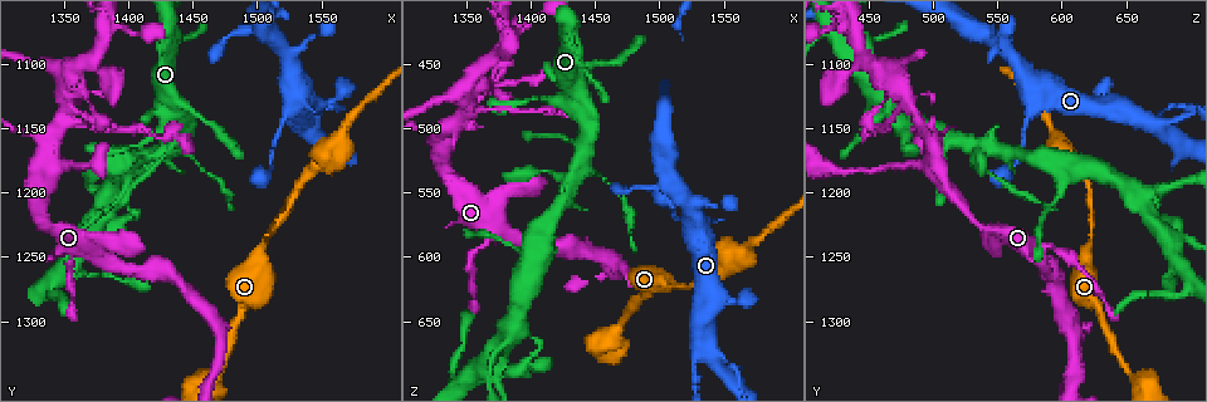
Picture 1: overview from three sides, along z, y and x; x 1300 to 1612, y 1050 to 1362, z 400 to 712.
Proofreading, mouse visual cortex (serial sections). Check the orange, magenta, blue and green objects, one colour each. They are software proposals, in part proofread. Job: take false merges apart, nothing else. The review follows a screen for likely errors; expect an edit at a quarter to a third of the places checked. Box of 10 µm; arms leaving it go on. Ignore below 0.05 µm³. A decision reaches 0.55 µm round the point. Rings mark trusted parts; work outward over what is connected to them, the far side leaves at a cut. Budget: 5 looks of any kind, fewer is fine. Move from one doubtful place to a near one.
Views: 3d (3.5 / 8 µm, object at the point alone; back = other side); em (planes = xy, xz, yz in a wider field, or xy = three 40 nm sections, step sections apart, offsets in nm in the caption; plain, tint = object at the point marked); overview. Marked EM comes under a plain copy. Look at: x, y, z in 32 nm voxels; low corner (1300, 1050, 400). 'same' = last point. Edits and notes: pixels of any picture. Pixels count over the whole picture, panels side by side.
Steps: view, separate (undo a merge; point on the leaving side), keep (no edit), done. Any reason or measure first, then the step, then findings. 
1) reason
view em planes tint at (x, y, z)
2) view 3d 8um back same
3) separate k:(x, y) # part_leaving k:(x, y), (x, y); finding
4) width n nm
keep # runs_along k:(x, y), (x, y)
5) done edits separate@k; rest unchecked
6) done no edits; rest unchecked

abrupt turn
view 3d 3.5um at (1558, 1174, 606)

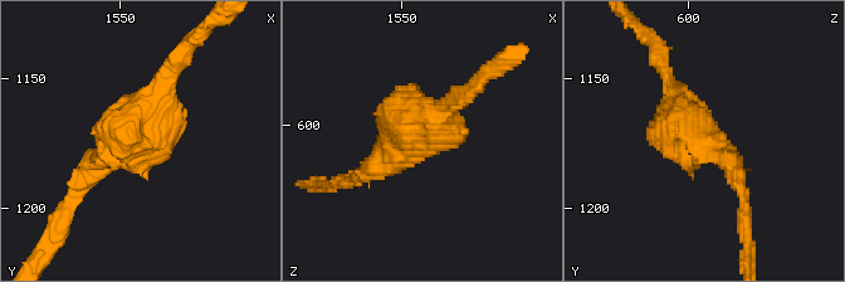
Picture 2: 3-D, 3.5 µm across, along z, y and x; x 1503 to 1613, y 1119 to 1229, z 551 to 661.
need the tissue
view em xy step 2 tint at (1557, 1174, 606)

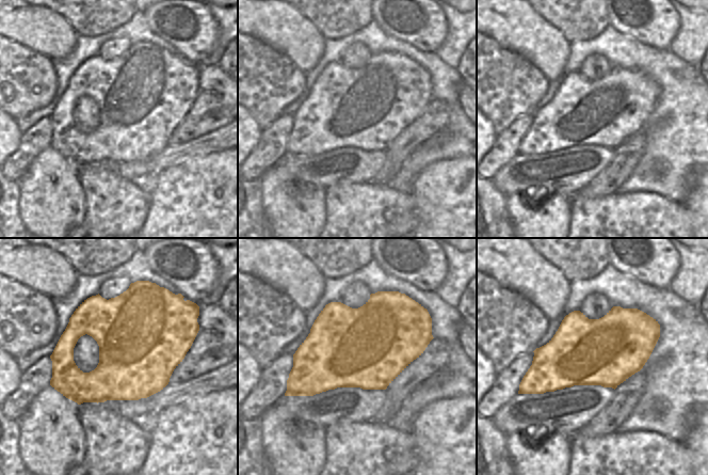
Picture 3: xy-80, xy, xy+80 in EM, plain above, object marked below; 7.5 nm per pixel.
keep # runs_along 2:(92, 166), (150, 129), (181, 54); all the same cell

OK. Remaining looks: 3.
sudden change in width
view 3d 3.5um at (1446, 1134, 452)

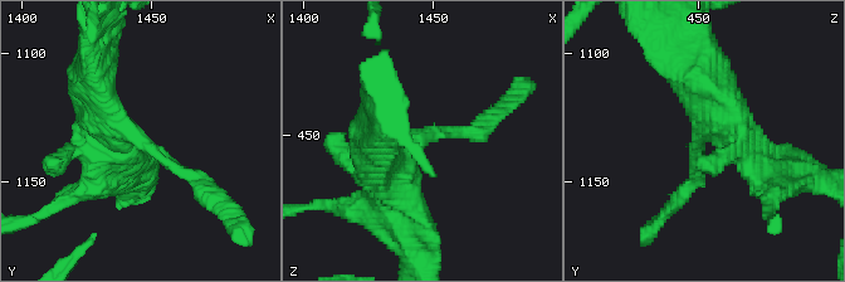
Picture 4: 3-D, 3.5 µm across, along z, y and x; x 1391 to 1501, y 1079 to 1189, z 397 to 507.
now the EM
view em xy step 2 tint at (1446, 1134, 450)

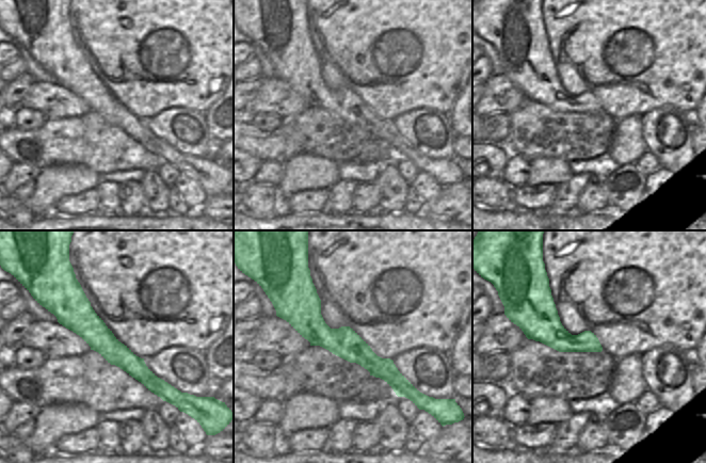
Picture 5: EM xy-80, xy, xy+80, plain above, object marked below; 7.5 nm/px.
view em xy step 5 tint same

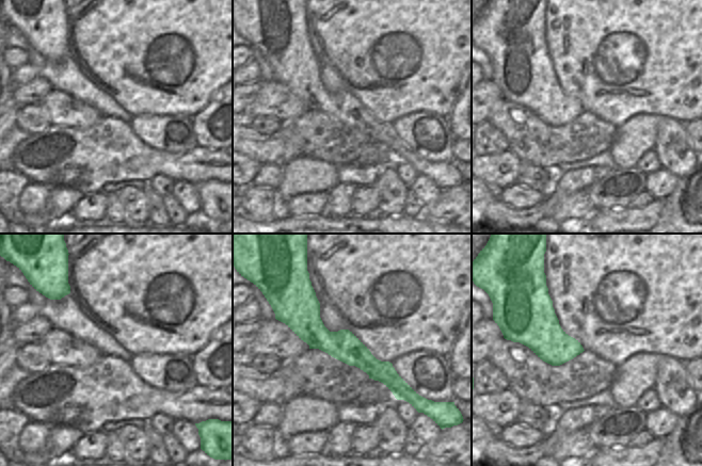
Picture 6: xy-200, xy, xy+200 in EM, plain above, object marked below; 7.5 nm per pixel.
keep # runs_along 4:(94, 92), (98, 120), (199, 189); all the same cell

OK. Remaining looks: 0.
done no edits; rest unchecked

